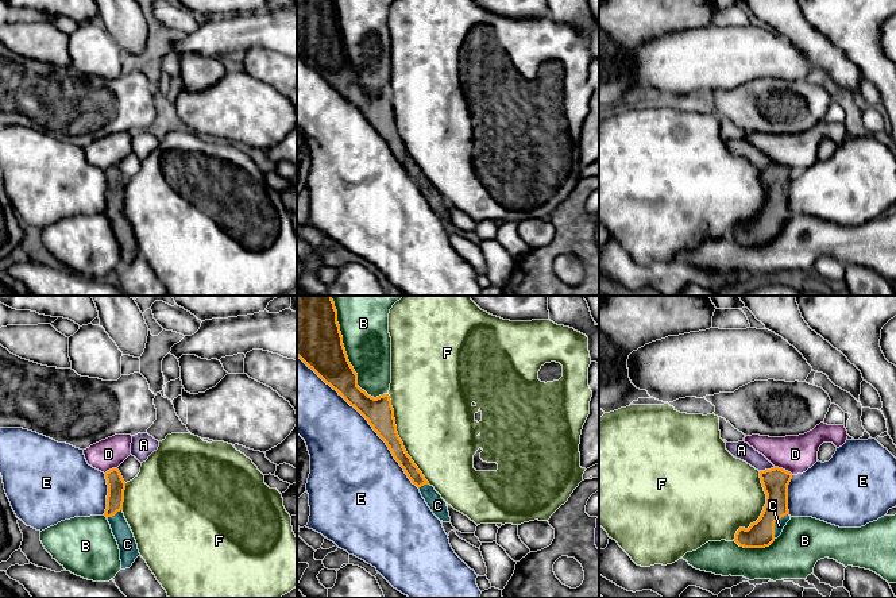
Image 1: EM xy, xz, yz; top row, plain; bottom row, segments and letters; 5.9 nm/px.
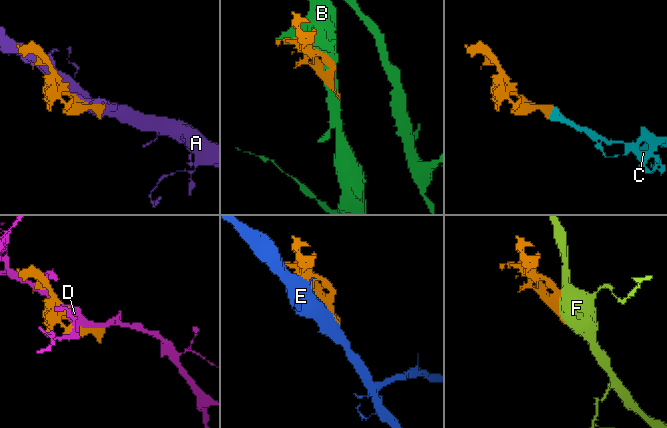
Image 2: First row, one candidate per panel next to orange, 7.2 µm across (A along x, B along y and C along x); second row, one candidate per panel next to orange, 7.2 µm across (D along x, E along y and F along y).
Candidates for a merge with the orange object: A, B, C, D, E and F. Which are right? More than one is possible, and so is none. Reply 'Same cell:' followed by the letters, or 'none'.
Same cell: C

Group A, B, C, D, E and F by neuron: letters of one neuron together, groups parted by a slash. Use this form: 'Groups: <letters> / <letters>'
Groups: A / B / C / D / E / F

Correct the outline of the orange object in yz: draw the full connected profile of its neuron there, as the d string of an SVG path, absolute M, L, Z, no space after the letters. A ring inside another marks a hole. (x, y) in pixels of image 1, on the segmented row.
M775 467L760 471L761 483L766 494L766 504L760 518L748 529L739 528L734 541L744 548L769 547L791 520L788 510L788 485L792 474Z

